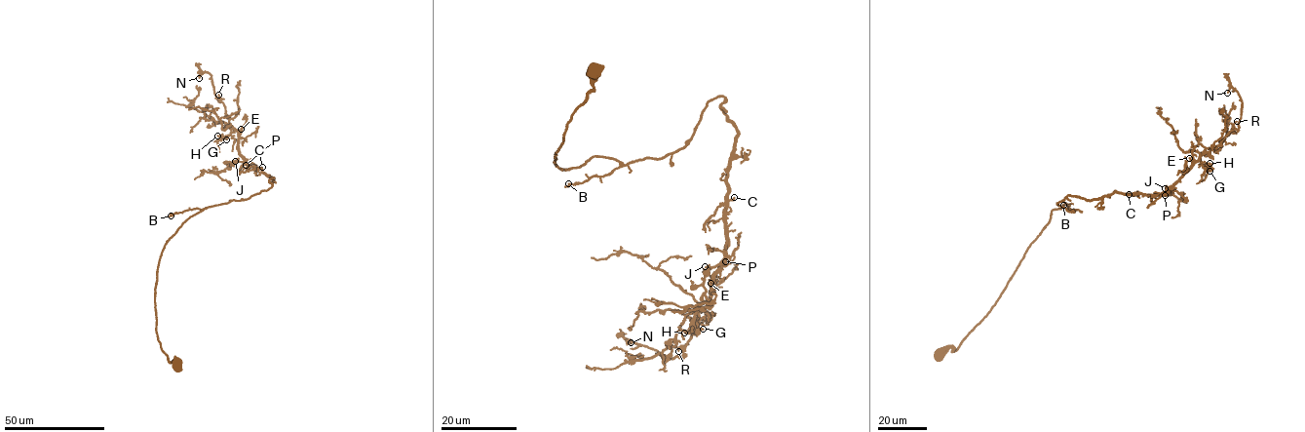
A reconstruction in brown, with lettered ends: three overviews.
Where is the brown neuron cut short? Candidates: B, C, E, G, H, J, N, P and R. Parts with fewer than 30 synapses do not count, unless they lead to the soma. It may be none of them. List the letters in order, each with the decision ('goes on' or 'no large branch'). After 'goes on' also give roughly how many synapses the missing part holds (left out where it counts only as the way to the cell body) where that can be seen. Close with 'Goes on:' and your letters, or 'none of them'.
B: no large branch
C: no large branch
E: no large branch
G: no large branch
H: no large branch
J: no large branch
N: no large branch
P: no large branch
R: no large branch
Goes on: none of them

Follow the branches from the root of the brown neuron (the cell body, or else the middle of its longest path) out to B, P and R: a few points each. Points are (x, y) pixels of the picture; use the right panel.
B: (939, 354), (950, 347), (955, 351), (990, 310), (1027, 248), (1048, 222), (1052, 211), (1069, 206), (1063, 205)
P: (939, 354), (955, 351), (990, 310), (1052, 211), (1075, 210), (1056, 203), (1118, 191), (1165, 195)
R: (939, 354), (955, 351), (990, 310), (1052, 211), (1075, 210), (1056, 203), (1167, 192), (1237, 121)

